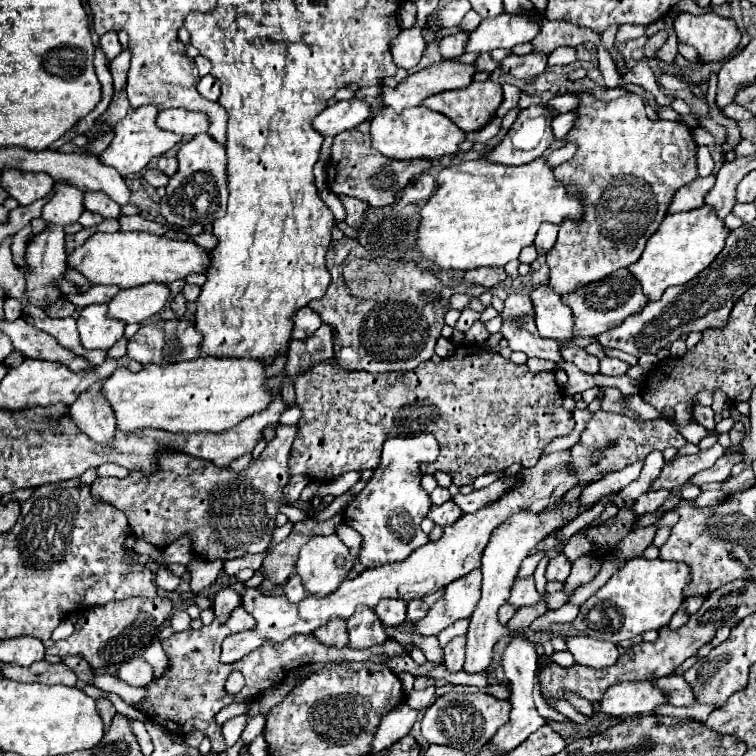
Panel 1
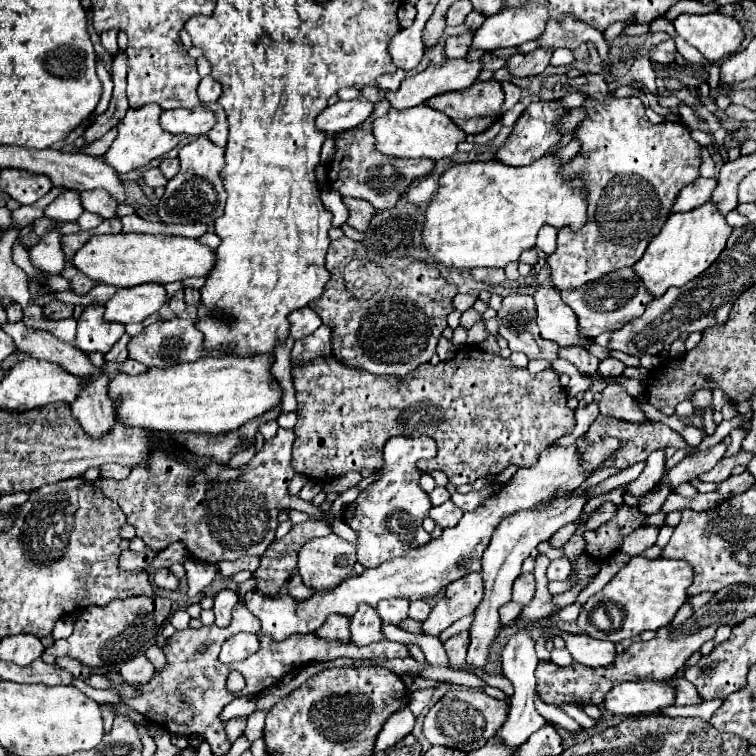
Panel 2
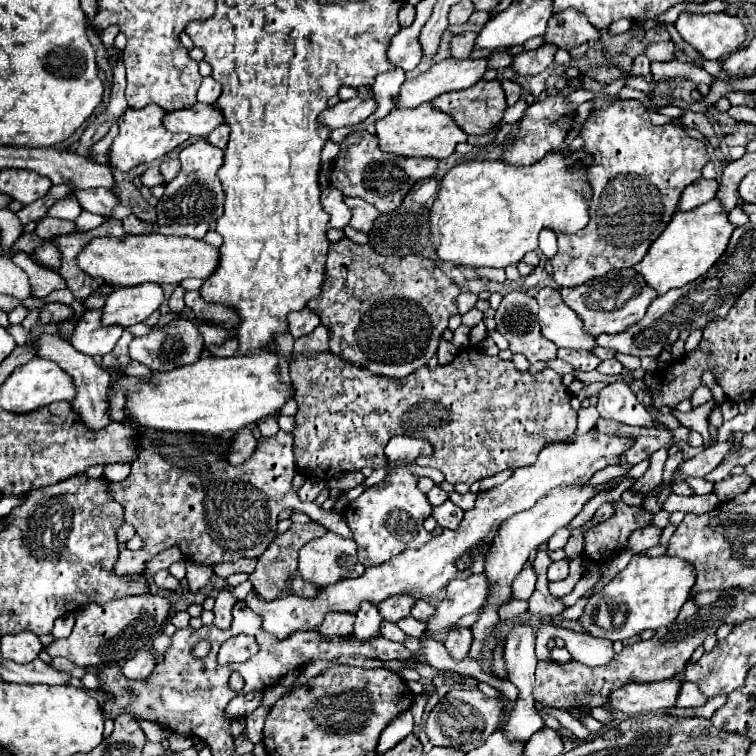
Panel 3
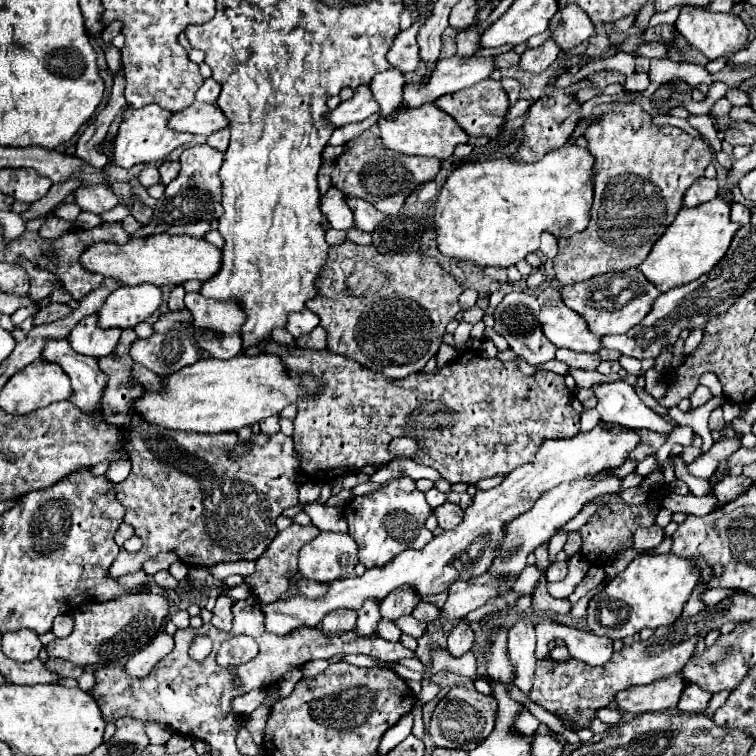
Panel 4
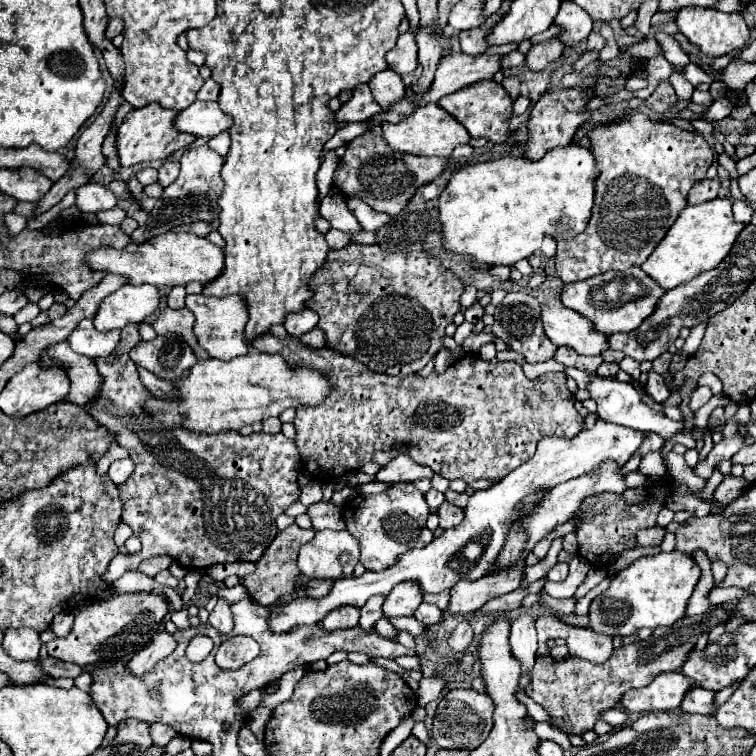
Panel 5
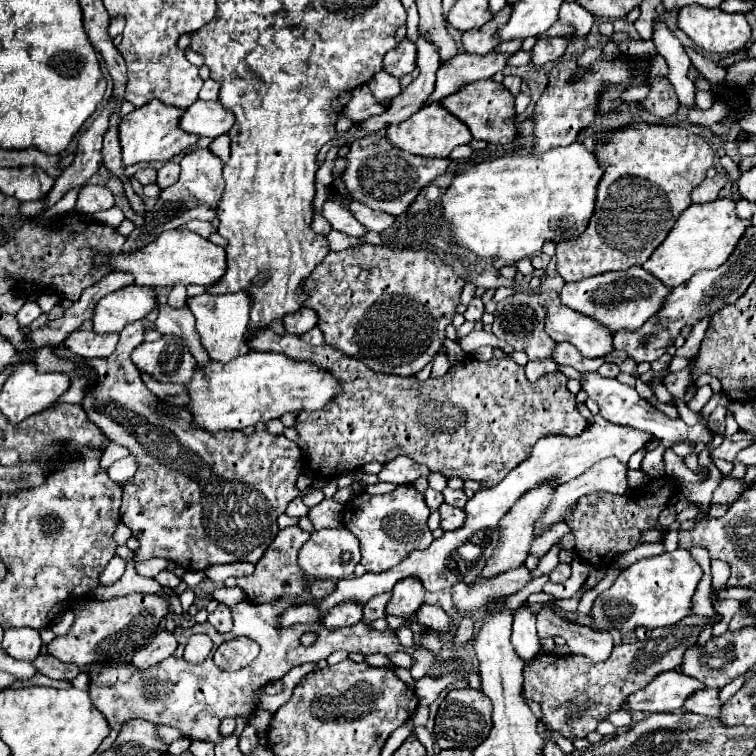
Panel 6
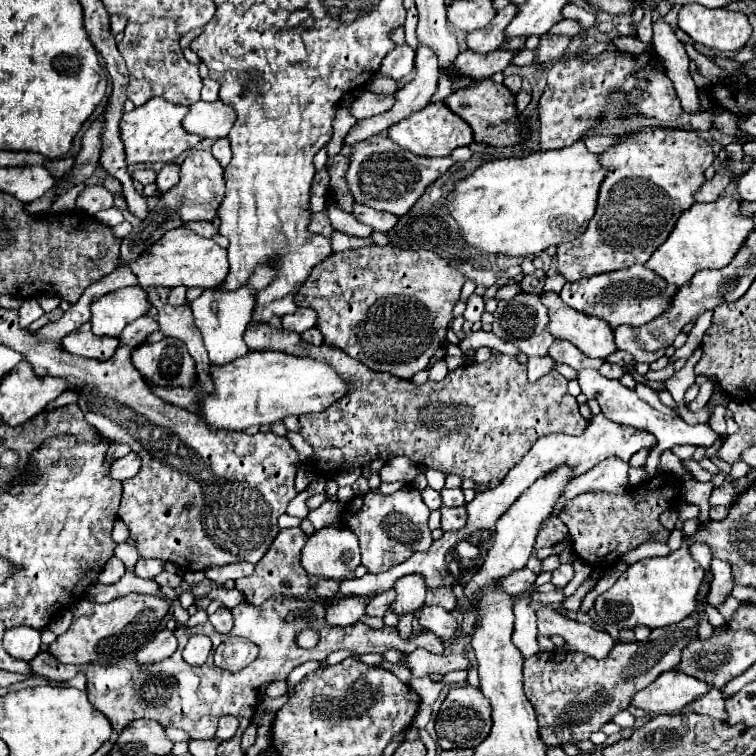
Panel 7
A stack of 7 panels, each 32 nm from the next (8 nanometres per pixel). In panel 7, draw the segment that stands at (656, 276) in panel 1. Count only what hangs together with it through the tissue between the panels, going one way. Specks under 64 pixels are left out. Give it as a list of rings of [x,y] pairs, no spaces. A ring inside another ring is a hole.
[[[720,196],[710,204],[694,204],[690,210],[682,212],[676,230],[672,230],[668,240],[650,256],[646,266],[662,276],[668,284],[682,286],[700,270],[720,270],[732,262],[752,228],[752,216],[744,216],[740,212],[740,200],[732,196]]]

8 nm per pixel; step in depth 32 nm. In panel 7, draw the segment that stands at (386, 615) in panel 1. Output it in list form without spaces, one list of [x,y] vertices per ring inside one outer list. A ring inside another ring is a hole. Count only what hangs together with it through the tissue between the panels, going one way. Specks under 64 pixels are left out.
[[[402,576],[396,580],[396,600],[392,602],[392,612],[394,614],[404,614],[404,612],[416,612],[420,606],[424,606],[424,596],[428,588],[424,588],[424,580],[420,576]]]

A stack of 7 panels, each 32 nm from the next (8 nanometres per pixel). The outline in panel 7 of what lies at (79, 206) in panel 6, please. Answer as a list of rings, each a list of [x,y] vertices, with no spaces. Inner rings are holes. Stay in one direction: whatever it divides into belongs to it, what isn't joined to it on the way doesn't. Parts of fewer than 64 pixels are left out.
[[[86,186],[80,196],[76,206],[88,214],[96,214],[104,208],[114,206],[114,196],[104,188],[104,186]]]

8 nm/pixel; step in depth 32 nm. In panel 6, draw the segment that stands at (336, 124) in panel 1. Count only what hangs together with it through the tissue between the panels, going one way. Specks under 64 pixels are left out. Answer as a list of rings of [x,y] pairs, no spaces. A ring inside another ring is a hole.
[[[364,84],[364,86],[356,88],[356,90],[352,90],[352,100],[350,100],[350,104],[344,108],[344,116],[352,118],[354,122],[360,122],[360,120],[366,120],[366,118],[370,118],[370,116],[374,116],[374,114],[384,112],[388,106],[390,106],[388,100],[380,104],[380,102],[370,94],[368,86]]]

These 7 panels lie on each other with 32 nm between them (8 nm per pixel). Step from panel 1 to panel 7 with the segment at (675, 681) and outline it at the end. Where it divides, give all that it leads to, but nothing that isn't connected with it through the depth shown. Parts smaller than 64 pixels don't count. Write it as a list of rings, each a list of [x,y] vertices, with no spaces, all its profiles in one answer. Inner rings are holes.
[[[712,688],[706,696],[688,704],[688,710],[696,712],[696,714],[710,714],[712,718],[718,718],[718,720],[728,718],[726,706],[724,706],[724,696],[722,696],[722,690],[718,690],[718,688]]]

